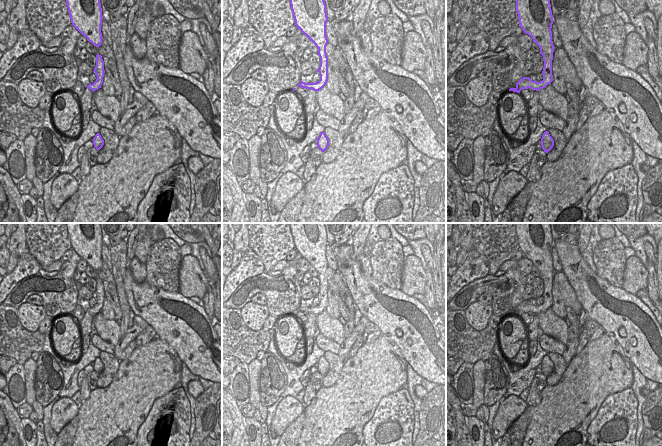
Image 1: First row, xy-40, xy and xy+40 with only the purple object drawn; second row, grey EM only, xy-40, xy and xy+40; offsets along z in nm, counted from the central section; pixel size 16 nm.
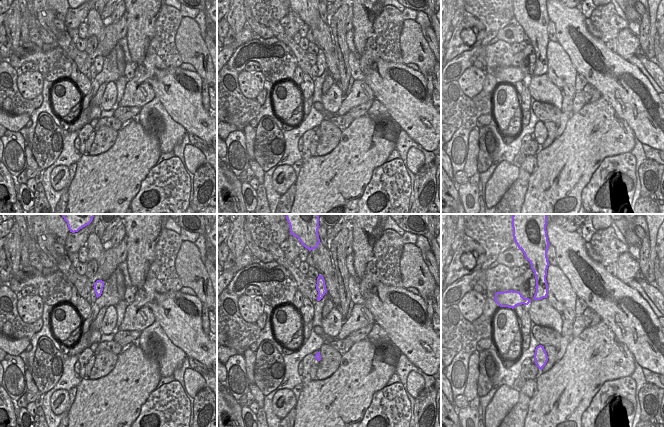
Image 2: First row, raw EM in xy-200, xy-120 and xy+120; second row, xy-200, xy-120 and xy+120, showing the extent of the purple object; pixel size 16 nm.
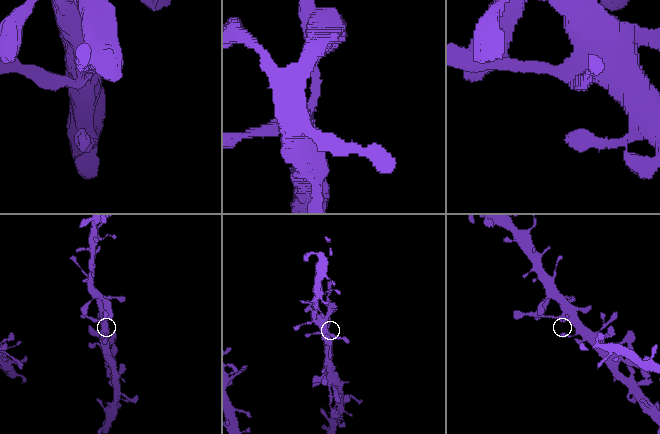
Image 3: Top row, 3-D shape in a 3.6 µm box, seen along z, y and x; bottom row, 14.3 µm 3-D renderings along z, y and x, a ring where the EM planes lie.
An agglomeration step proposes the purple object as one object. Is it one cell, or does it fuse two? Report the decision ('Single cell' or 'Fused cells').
Single cell.

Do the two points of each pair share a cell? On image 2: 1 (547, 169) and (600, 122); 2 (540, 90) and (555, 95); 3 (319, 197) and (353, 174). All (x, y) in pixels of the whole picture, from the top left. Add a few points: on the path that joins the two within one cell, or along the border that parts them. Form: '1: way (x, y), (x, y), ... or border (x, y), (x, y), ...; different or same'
1: way (560, 160), (587, 133); same
2: way (544, 91), (551, 94); same
3: way (327, 190), (345, 174); same

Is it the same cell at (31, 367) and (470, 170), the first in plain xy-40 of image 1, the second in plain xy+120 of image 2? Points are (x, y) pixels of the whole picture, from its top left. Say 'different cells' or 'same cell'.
same cell

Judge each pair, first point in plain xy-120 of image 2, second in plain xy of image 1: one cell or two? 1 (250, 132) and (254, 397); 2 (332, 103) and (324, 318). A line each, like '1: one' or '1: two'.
1: one
2: one

